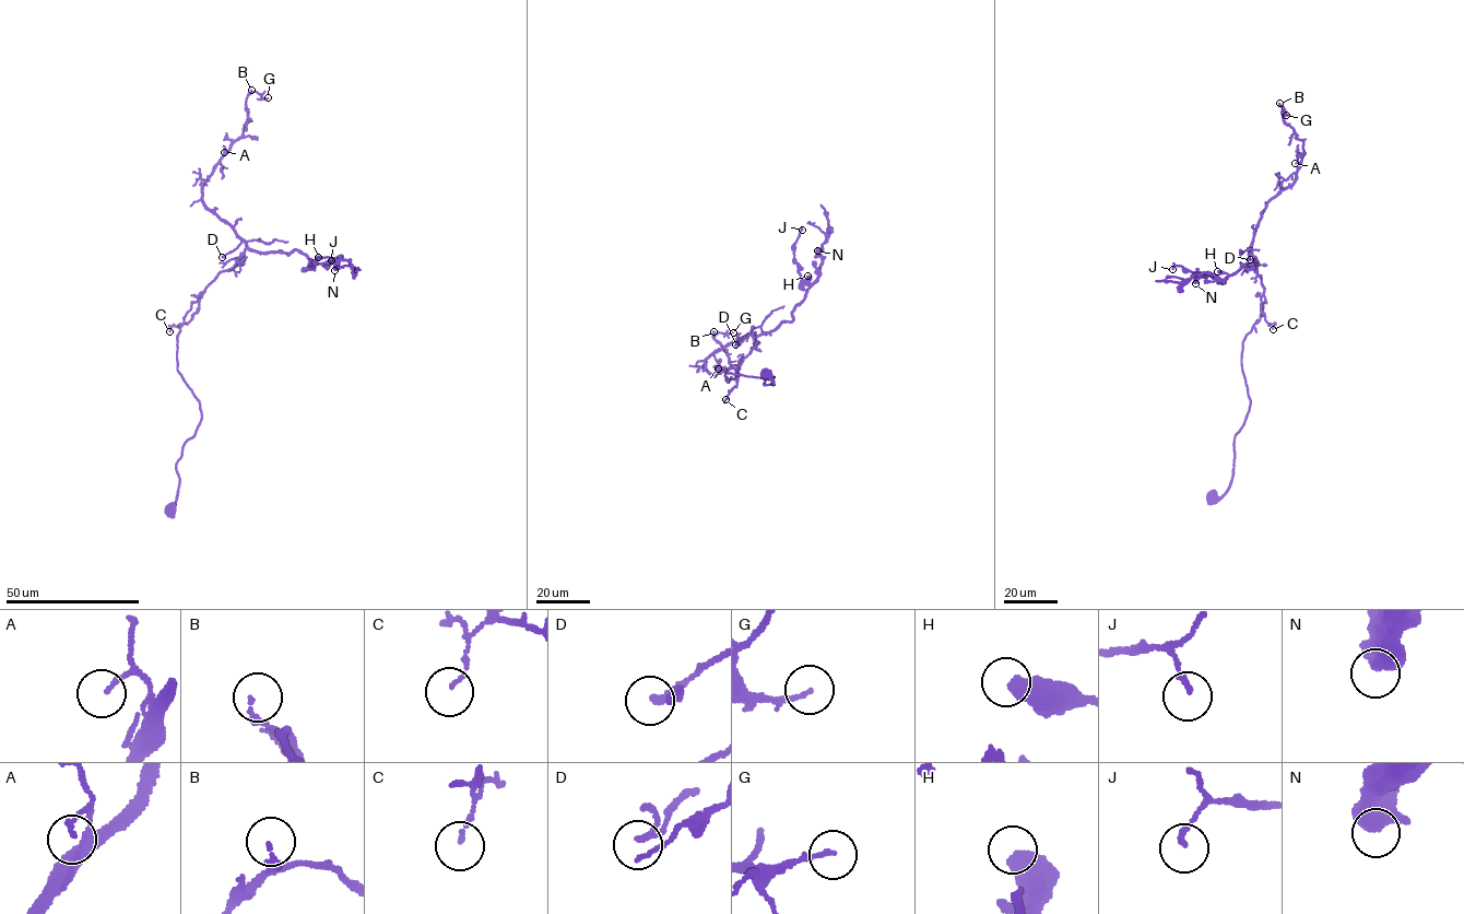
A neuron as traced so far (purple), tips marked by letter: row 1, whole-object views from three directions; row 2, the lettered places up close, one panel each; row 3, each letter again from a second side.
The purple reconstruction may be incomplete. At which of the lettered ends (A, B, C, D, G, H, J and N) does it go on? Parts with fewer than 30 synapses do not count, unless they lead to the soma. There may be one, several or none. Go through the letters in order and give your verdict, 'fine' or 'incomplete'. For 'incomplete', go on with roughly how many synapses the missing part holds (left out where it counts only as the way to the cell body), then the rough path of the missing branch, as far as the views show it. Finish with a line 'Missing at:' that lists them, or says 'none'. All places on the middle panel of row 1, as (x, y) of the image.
A: fine
B: fine
C: fine
D: fine
G: fine
H: fine
J: fine
N: fine
Missing at: none

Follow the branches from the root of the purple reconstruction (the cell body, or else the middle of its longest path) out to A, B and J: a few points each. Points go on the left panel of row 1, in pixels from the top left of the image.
A: (172, 511), (176, 461), (201, 416), (177, 370), (178, 334), (191, 302), (246, 247), (201, 197), (224, 152)
B: (172, 511), (201, 416), (177, 370), (178, 334), (246, 247), (201, 191), (243, 136), (251, 90)
J: (172, 511), (176, 461), (201, 416), (177, 370), (191, 302), (246, 248), (298, 249), (309, 268), (331, 260)

